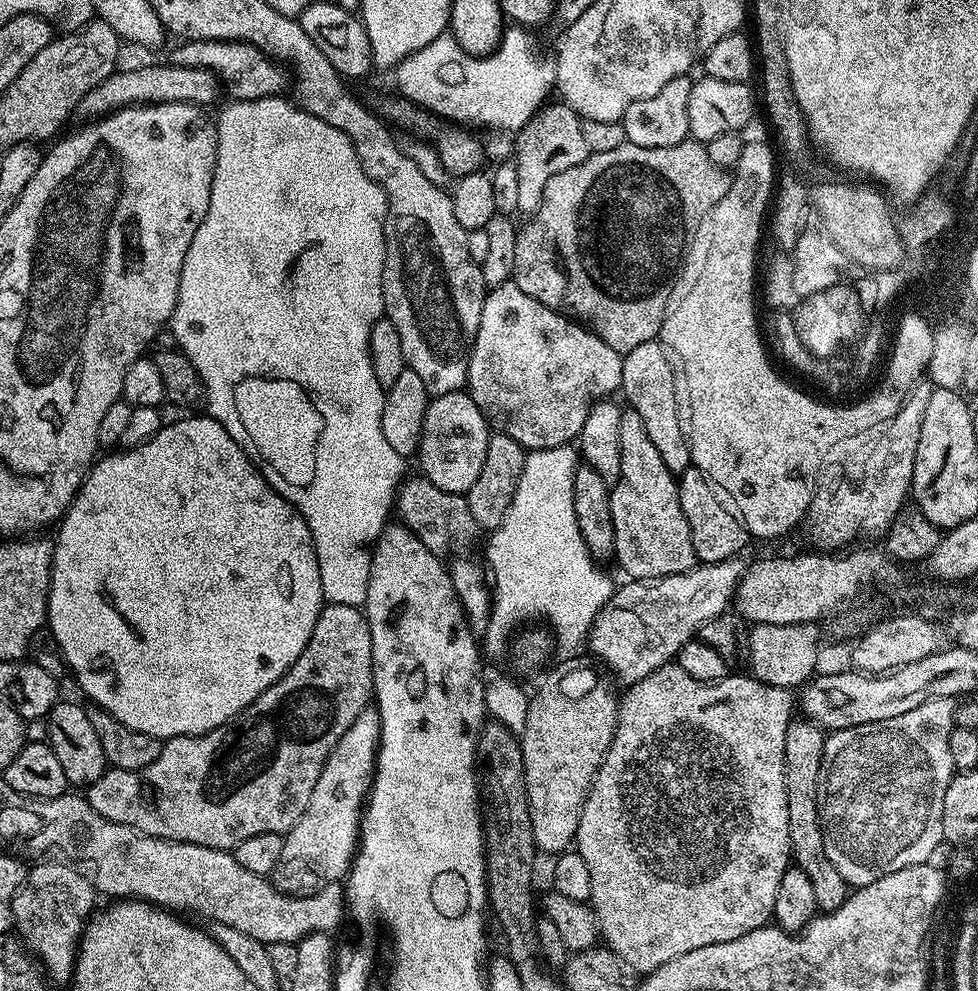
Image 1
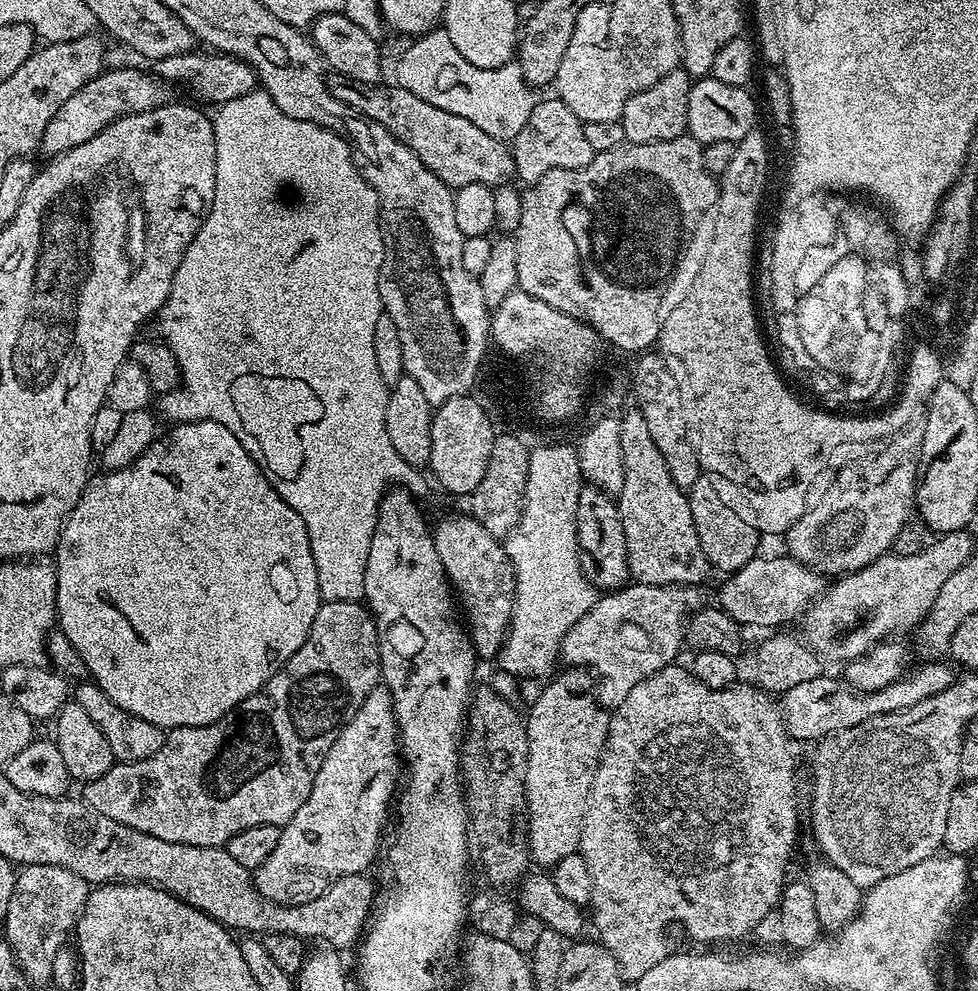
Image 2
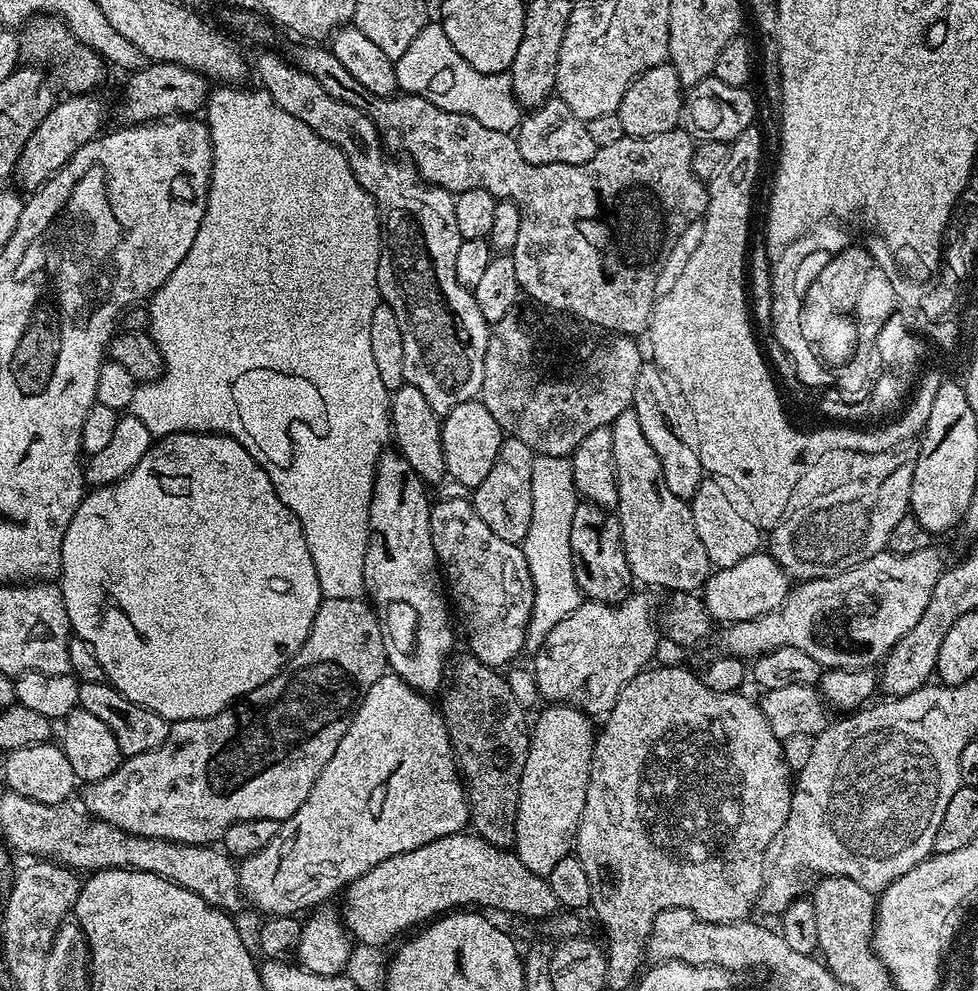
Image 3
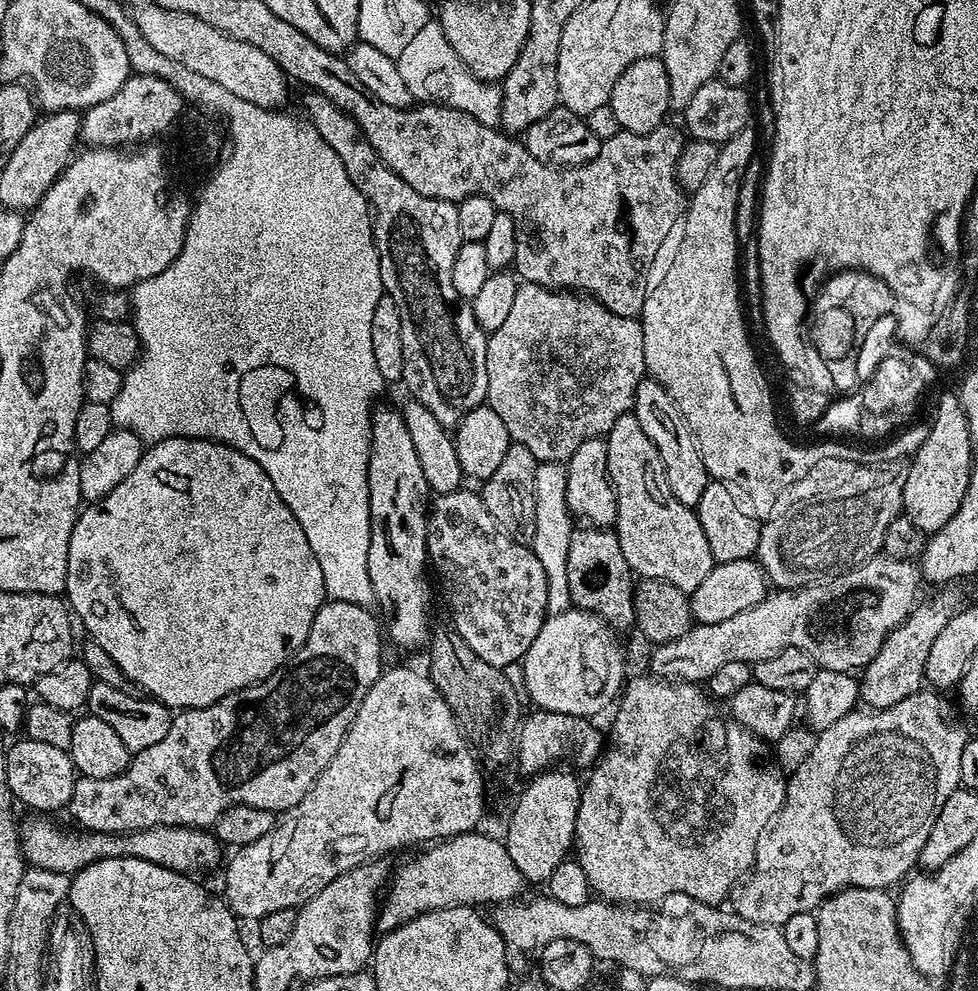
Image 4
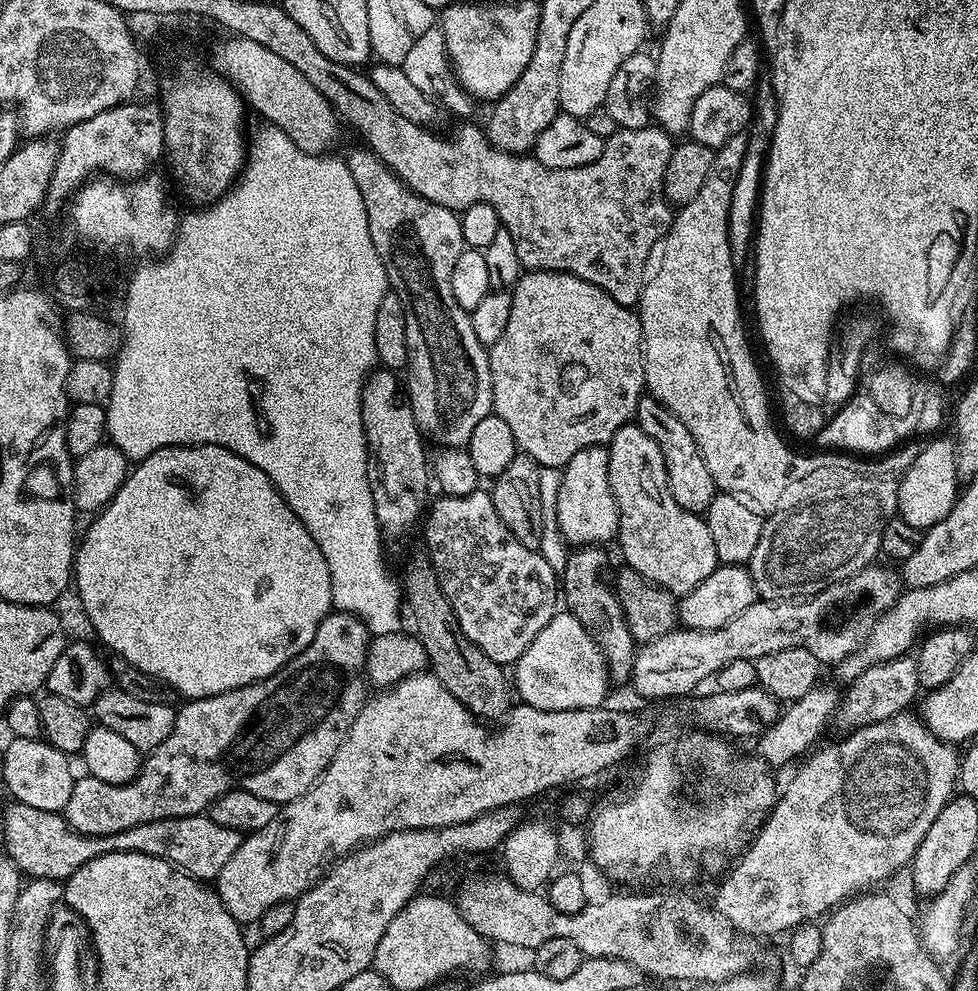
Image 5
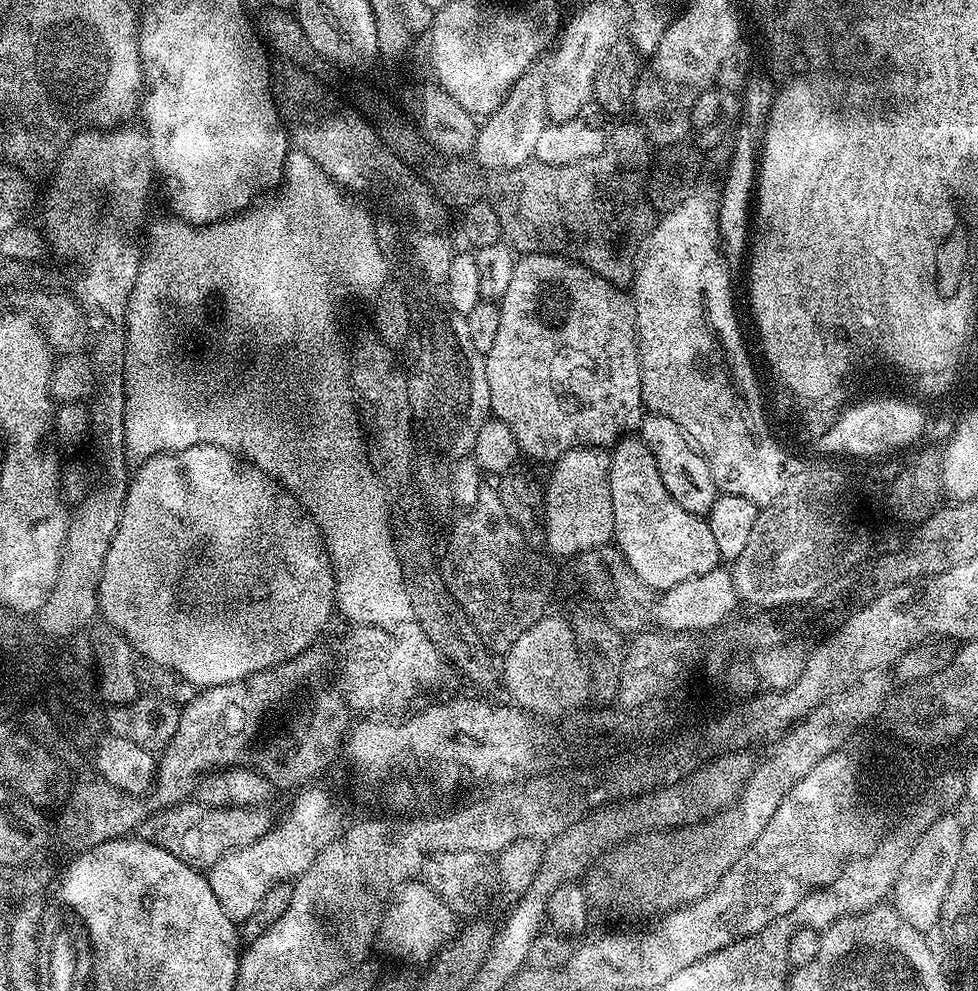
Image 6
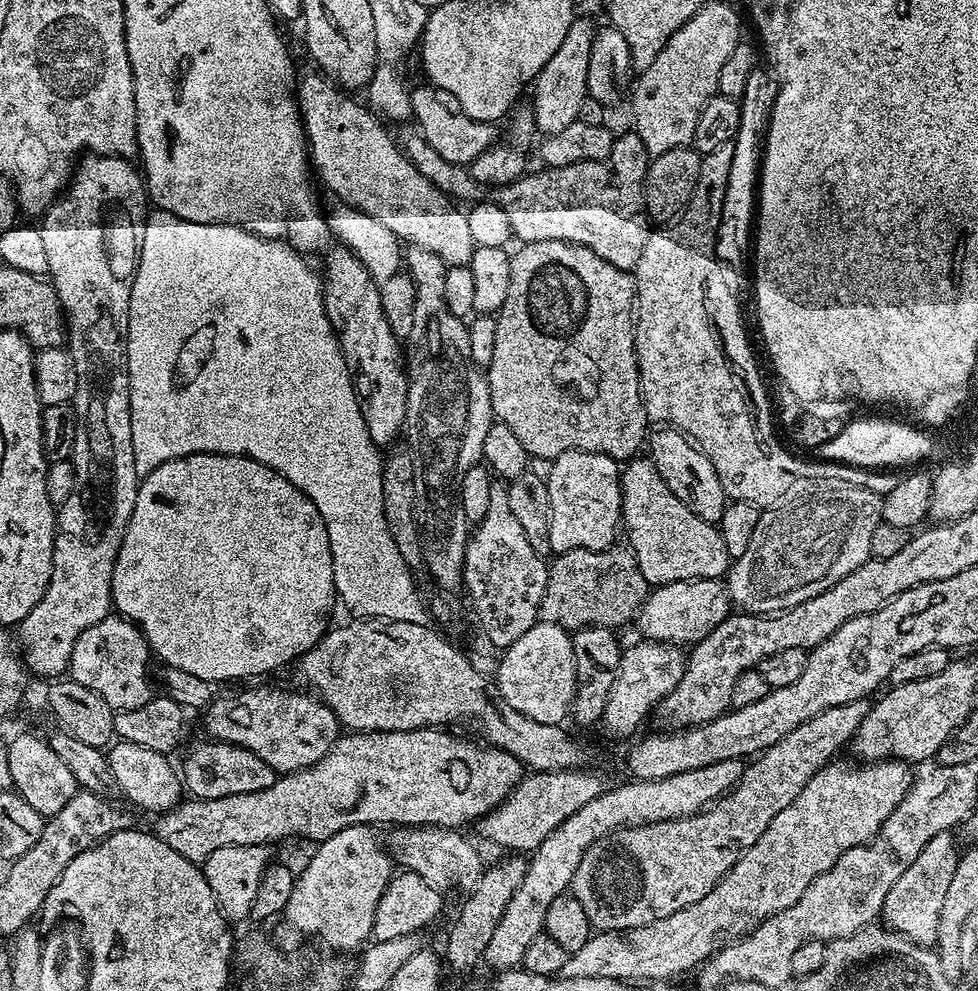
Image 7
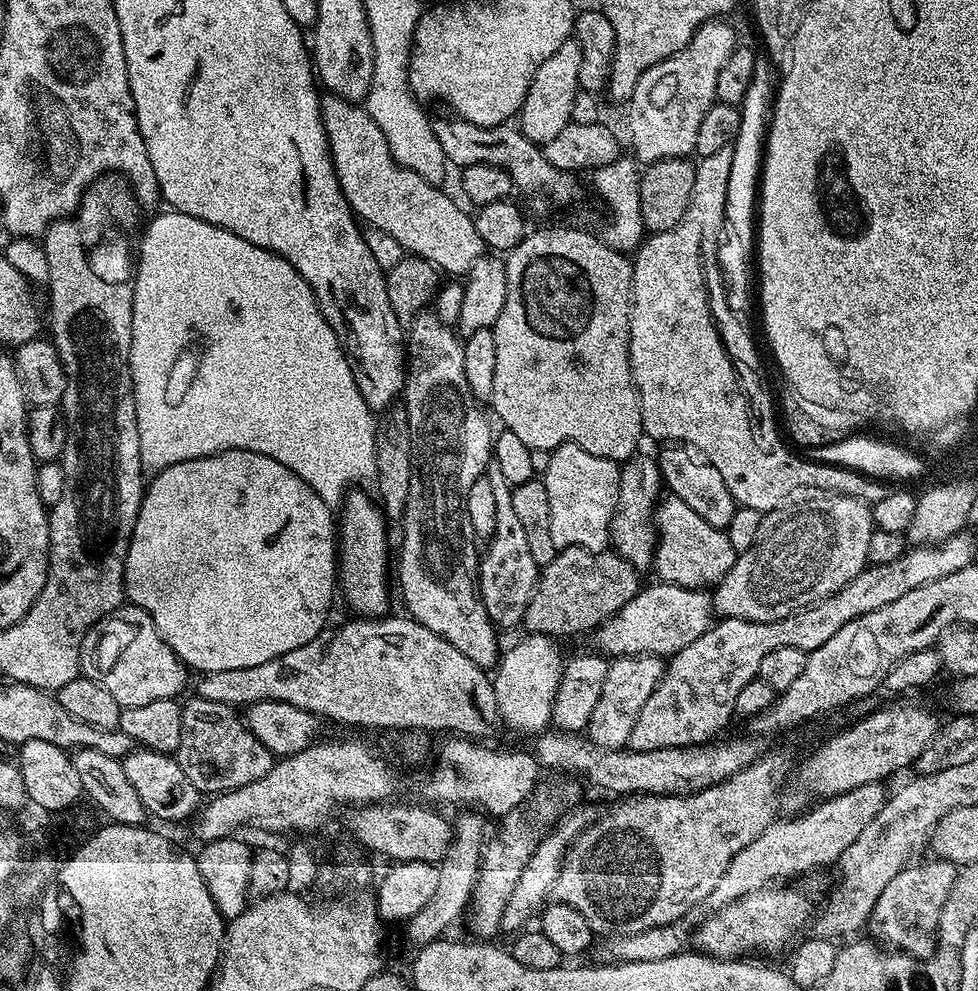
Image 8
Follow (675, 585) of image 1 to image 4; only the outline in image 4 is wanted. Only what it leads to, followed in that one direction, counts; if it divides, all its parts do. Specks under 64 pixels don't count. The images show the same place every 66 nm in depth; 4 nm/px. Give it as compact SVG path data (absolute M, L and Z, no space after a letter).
M573 606L565 612L551 613L522 661L526 696L528 691L537 709L571 716L596 718L603 708L611 709L626 684L624 652L616 636L594 612Z

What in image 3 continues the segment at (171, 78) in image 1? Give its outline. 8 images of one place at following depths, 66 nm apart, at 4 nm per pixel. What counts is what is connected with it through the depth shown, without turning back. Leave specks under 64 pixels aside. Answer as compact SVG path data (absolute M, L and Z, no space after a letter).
M96 94L65 95L63 97L65 100L57 99L53 103L50 114L46 114L46 118L42 118L42 122L38 122L38 130L34 130L34 134L30 134L26 146L22 146L22 154L18 154L14 173L15 183L20 183L25 188L25 193L31 194L43 186L55 172L62 170L62 166L66 166L66 162L83 144L88 144L101 135L102 129L105 127L105 125L103 126L104 104L98 97L99 95Z

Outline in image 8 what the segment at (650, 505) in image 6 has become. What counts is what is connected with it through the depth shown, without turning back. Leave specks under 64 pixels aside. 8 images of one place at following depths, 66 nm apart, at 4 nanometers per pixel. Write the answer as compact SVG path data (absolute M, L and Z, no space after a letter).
M669 495L657 503L654 527L658 533L654 572L665 584L708 590L719 584L734 566L738 554L734 546L730 546L727 531L710 526L710 522L702 522L702 518L676 496Z

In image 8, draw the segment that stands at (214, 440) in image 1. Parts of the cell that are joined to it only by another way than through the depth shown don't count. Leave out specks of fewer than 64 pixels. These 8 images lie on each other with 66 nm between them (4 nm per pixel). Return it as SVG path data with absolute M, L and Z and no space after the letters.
M231 448L225 452L215 452L212 456L183 460L155 473L147 481L124 563L124 594L127 603L136 604L148 611L166 646L170 646L170 650L174 650L176 657L193 673L205 674L259 666L306 646L329 623L327 620L328 611L332 608L332 595L337 595L337 592L338 528L334 523L333 509L322 502L322 498L318 498L318 494L314 494L314 490L310 490L308 483L298 478L298 474L282 466L282 462L274 462L274 458L266 454Z

